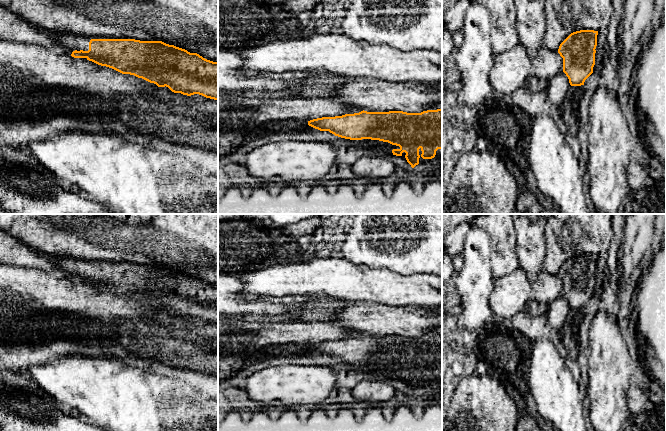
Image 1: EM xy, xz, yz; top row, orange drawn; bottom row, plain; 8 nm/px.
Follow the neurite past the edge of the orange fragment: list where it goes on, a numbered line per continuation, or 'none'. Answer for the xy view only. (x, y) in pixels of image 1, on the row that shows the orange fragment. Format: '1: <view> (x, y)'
1: xy (73, 42)

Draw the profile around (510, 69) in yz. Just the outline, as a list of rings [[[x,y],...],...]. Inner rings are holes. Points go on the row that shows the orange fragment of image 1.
[[[518,43],[513,48],[494,56],[489,73],[489,82],[501,96],[512,95],[516,90],[525,86],[530,74],[532,74],[531,58],[527,55],[524,46]]]

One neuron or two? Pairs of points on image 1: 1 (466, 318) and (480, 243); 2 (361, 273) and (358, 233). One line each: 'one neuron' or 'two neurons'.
1: one neuron
2: two neurons

